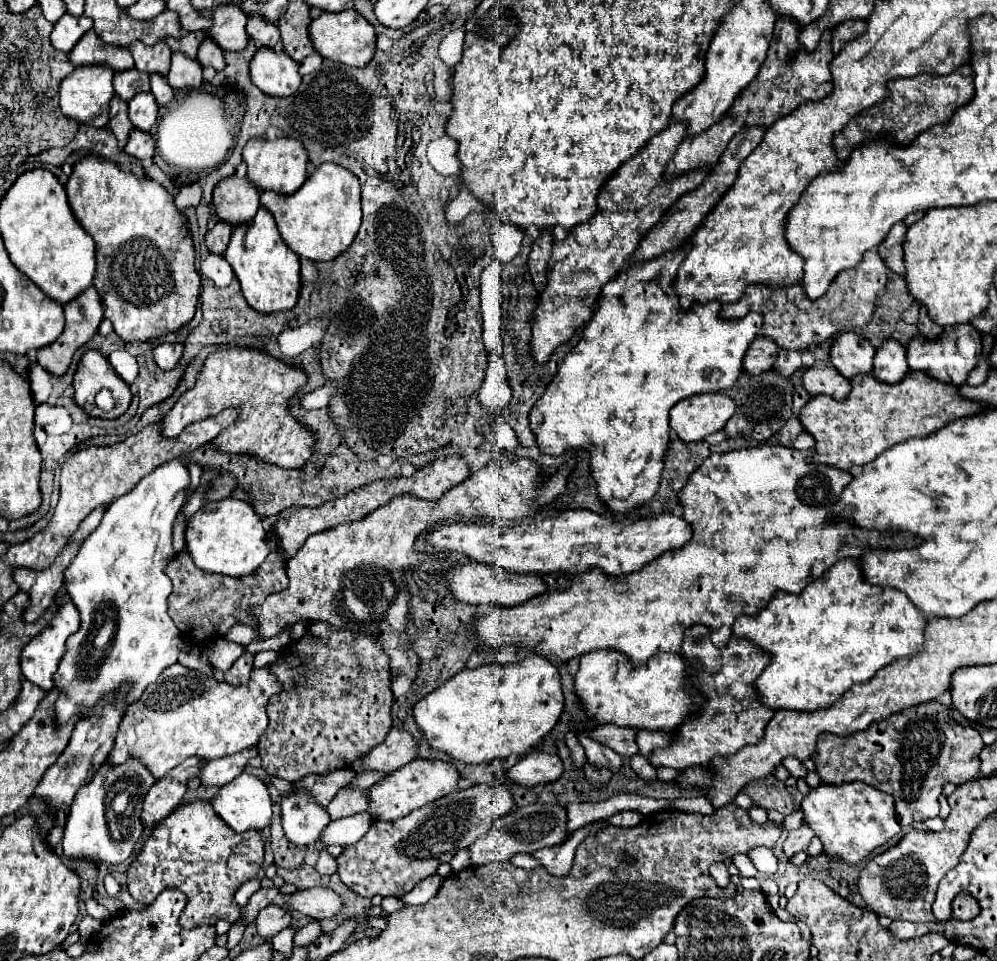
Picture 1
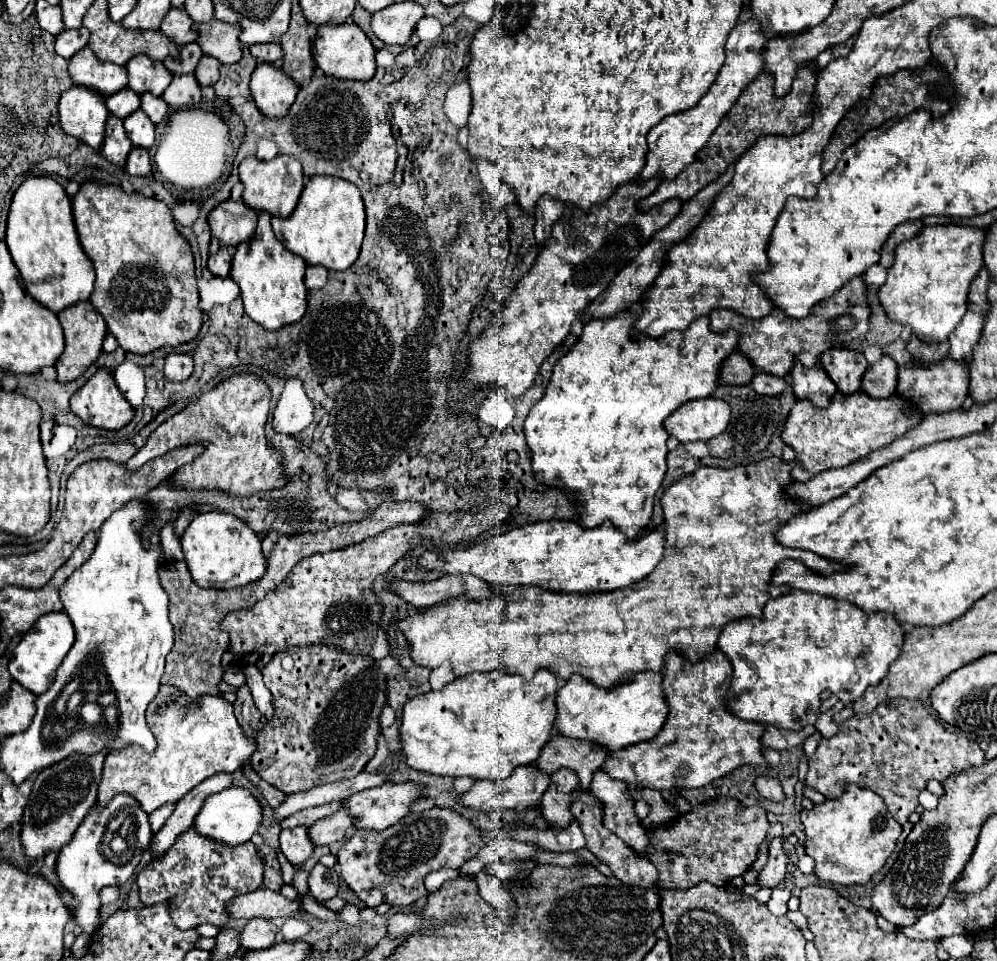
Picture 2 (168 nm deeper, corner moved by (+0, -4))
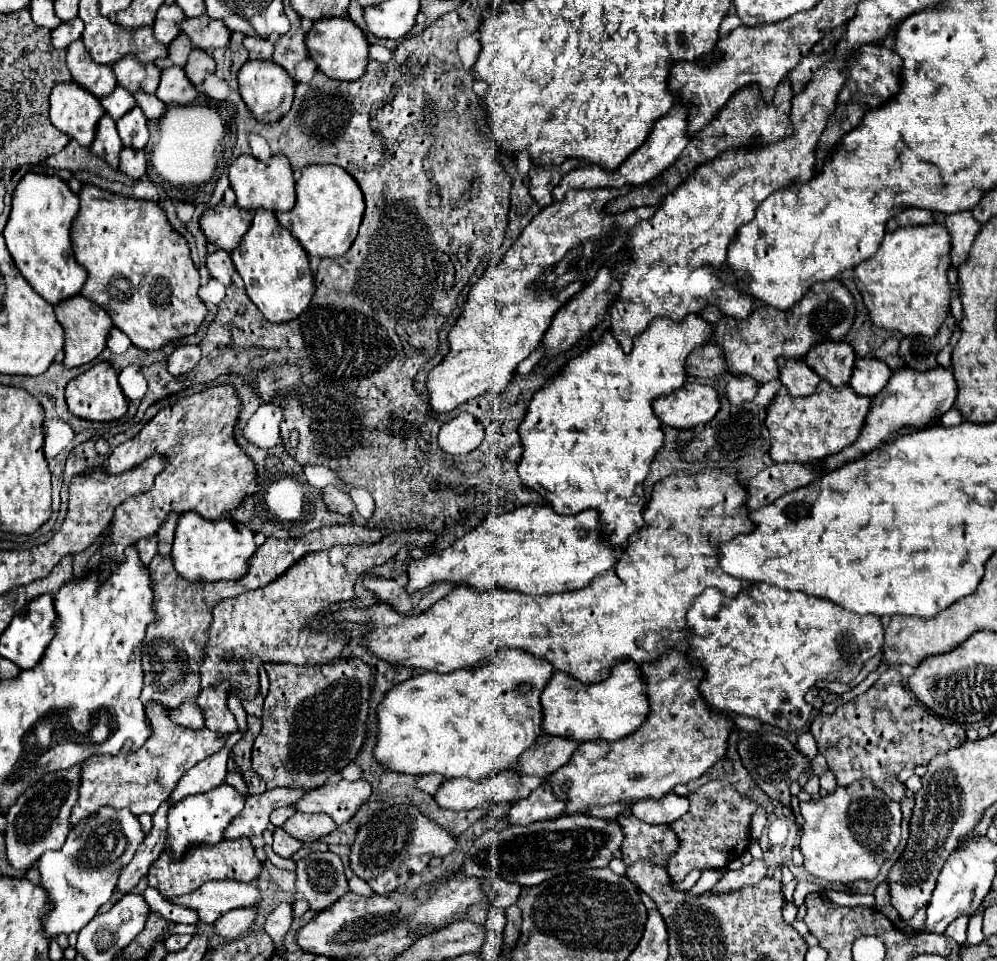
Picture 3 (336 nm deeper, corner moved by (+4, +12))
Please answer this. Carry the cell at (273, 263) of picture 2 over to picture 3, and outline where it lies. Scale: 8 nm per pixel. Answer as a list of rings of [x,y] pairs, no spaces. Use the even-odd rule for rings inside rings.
[[[265,208],[255,210],[251,228],[239,246],[231,252],[231,260],[245,282],[249,300],[263,312],[269,322],[289,322],[297,318],[311,302],[315,284],[309,268],[309,256],[301,248],[299,240],[277,222],[273,212]]]

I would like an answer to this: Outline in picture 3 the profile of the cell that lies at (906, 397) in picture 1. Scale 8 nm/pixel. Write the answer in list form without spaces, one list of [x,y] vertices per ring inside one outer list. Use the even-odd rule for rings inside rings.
[[[821,380],[817,390],[809,396],[791,396],[787,388],[781,388],[771,406],[767,408],[765,426],[771,440],[771,458],[775,462],[813,462],[823,460],[831,454],[841,452],[851,446],[865,424],[867,412],[871,408],[871,398],[857,394],[851,386],[833,388],[829,382]]]

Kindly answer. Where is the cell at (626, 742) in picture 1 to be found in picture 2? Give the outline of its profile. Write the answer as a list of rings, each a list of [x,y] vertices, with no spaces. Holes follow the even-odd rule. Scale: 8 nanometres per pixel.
[[[557,736],[545,744],[537,768],[545,774],[557,772],[561,768],[569,768],[581,780],[581,788],[587,790],[593,772],[601,766],[601,762],[605,762],[607,756],[609,752],[603,750],[601,746],[593,746],[591,742],[585,740]]]

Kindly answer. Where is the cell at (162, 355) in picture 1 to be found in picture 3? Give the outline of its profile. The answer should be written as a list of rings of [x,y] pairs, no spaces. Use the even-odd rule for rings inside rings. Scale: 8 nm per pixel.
[[[181,344],[173,350],[173,354],[167,358],[167,370],[173,376],[181,376],[185,372],[189,372],[201,358],[201,350],[199,346],[189,346],[189,344]]]

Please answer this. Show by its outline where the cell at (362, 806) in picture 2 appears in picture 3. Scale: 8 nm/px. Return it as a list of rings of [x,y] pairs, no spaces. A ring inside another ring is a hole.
[[[339,780],[333,784],[319,786],[311,790],[307,796],[295,802],[295,808],[299,812],[325,812],[329,814],[337,824],[349,822],[363,804],[369,802],[373,794],[373,788],[367,780]]]

